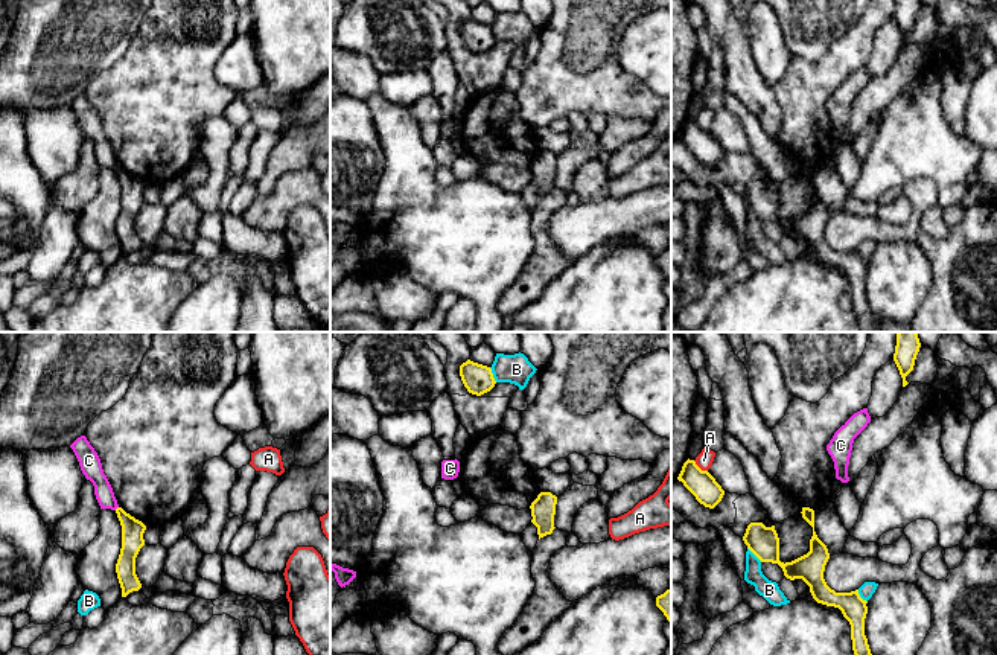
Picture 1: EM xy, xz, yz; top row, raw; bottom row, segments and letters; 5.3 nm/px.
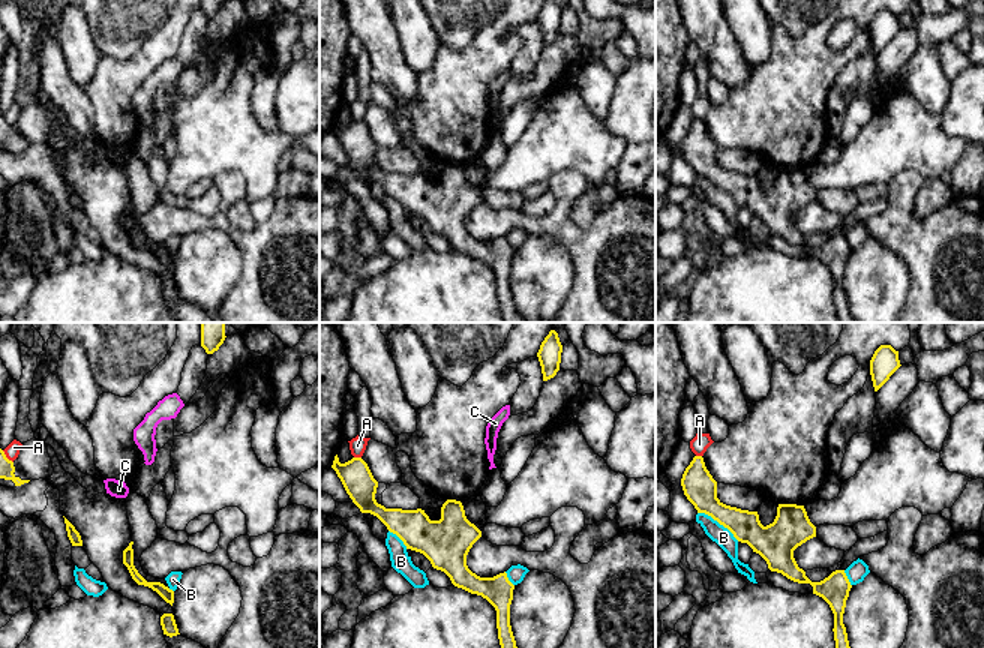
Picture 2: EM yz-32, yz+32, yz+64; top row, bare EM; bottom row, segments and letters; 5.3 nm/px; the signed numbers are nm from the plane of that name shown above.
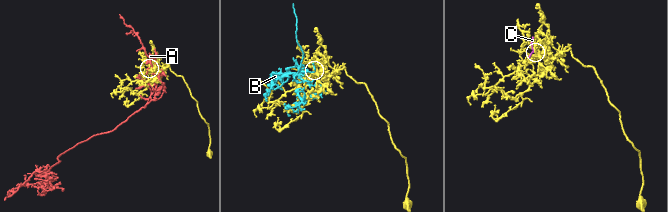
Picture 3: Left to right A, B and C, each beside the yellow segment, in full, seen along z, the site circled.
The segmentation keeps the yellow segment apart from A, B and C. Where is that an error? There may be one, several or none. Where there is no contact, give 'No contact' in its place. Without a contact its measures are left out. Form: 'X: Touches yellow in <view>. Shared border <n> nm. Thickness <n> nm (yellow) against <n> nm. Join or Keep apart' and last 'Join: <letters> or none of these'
A: Touches yellow in yz. Shared border 100 nm. Thickness 150 nm (yellow) against 90 nm. Keep apart
B: Touches yellow in xz. Shared border 90 nm. Thickness 160 nm (yellow) against 160 nm. Keep apart
C: No contact. Keep apart
Join: none of these

